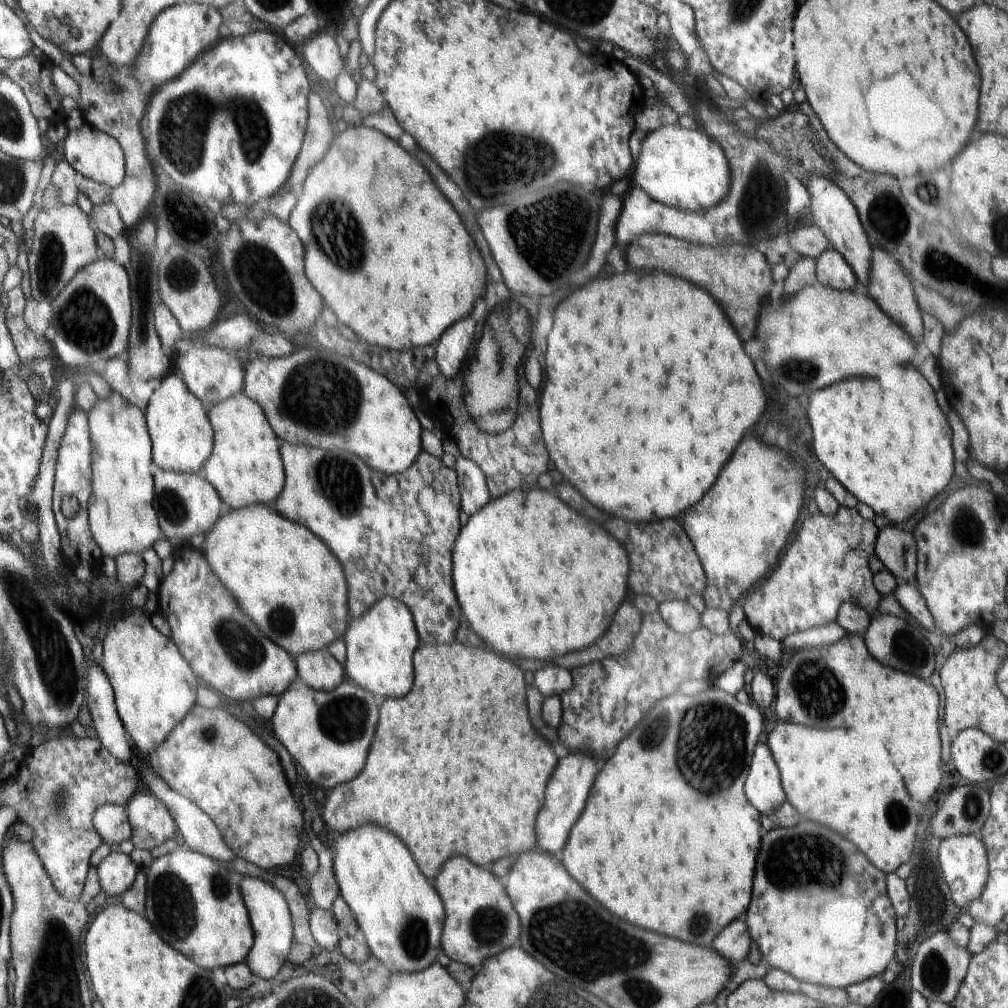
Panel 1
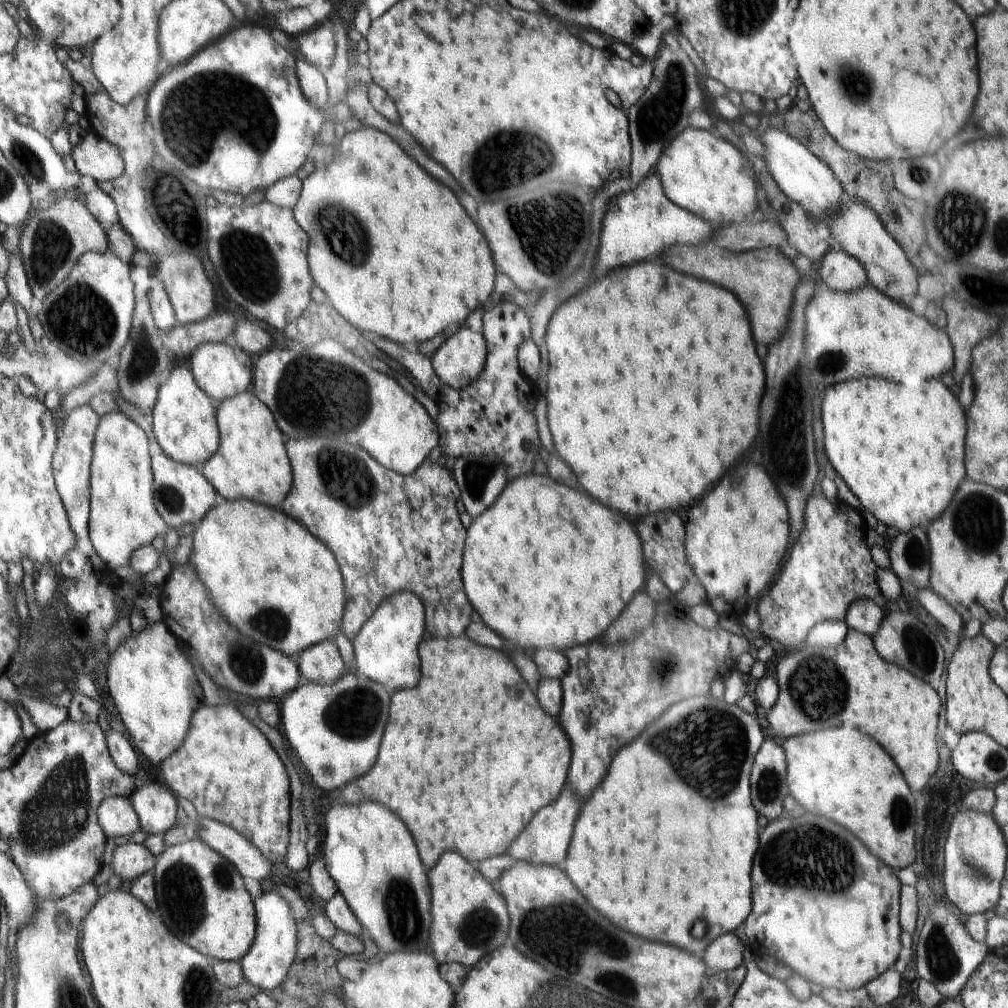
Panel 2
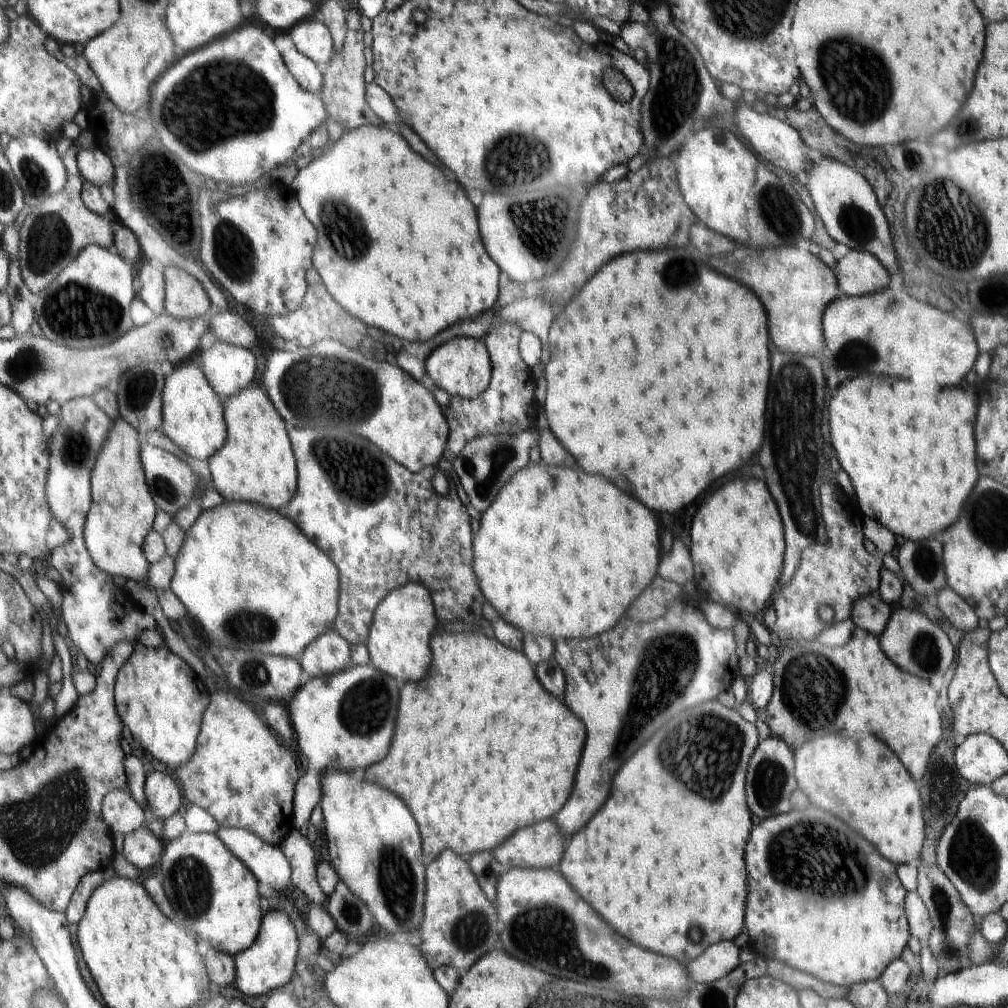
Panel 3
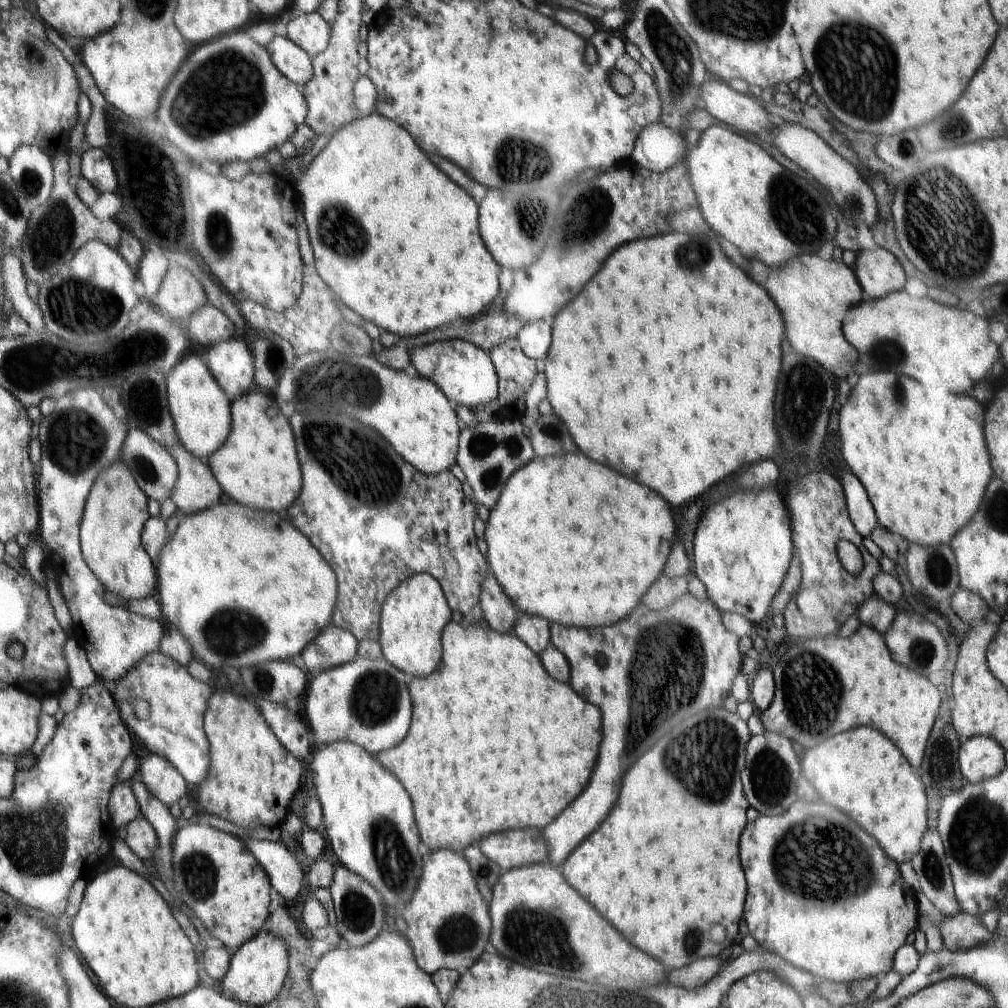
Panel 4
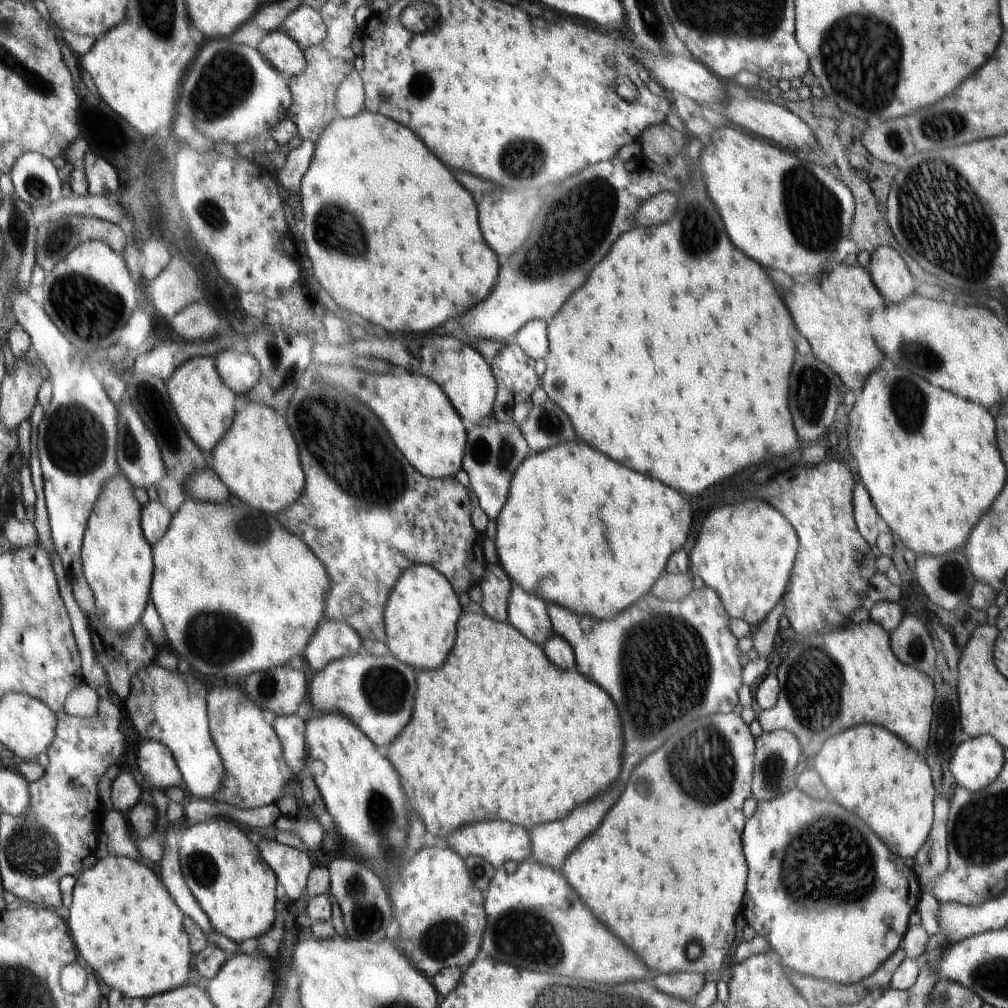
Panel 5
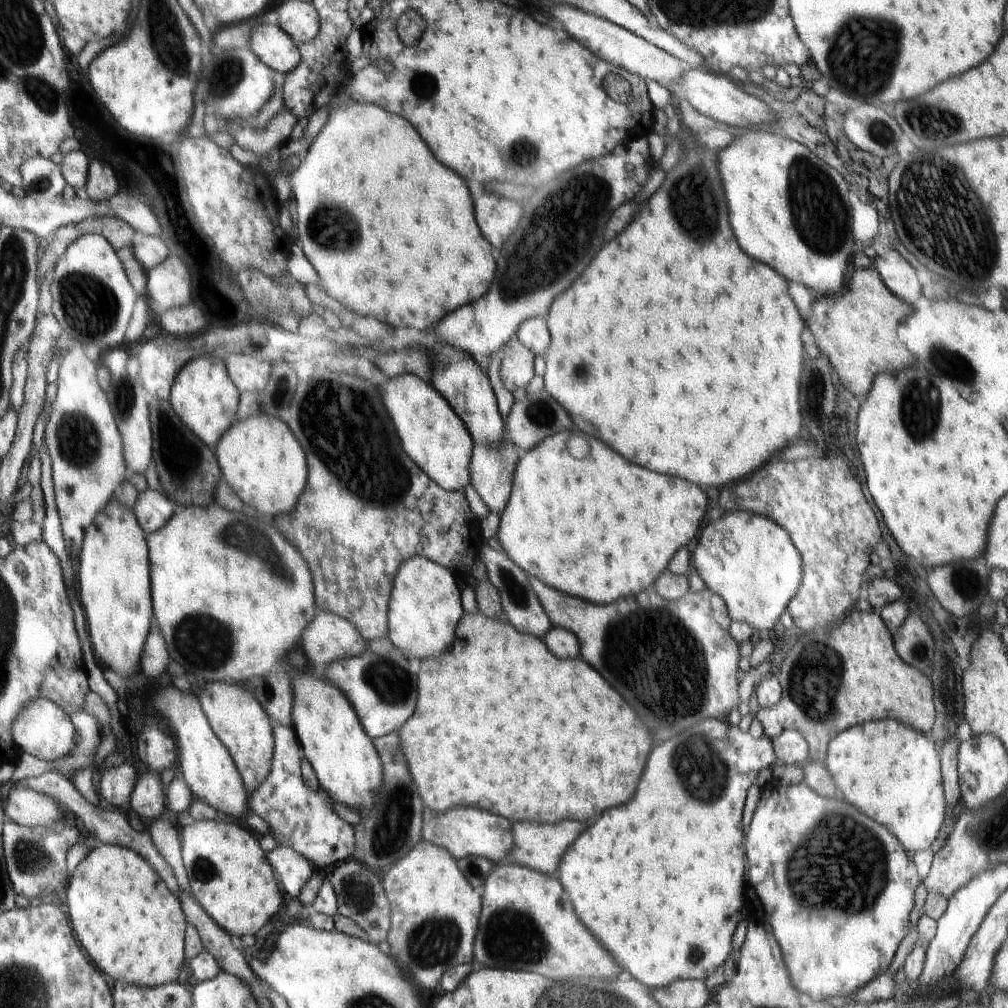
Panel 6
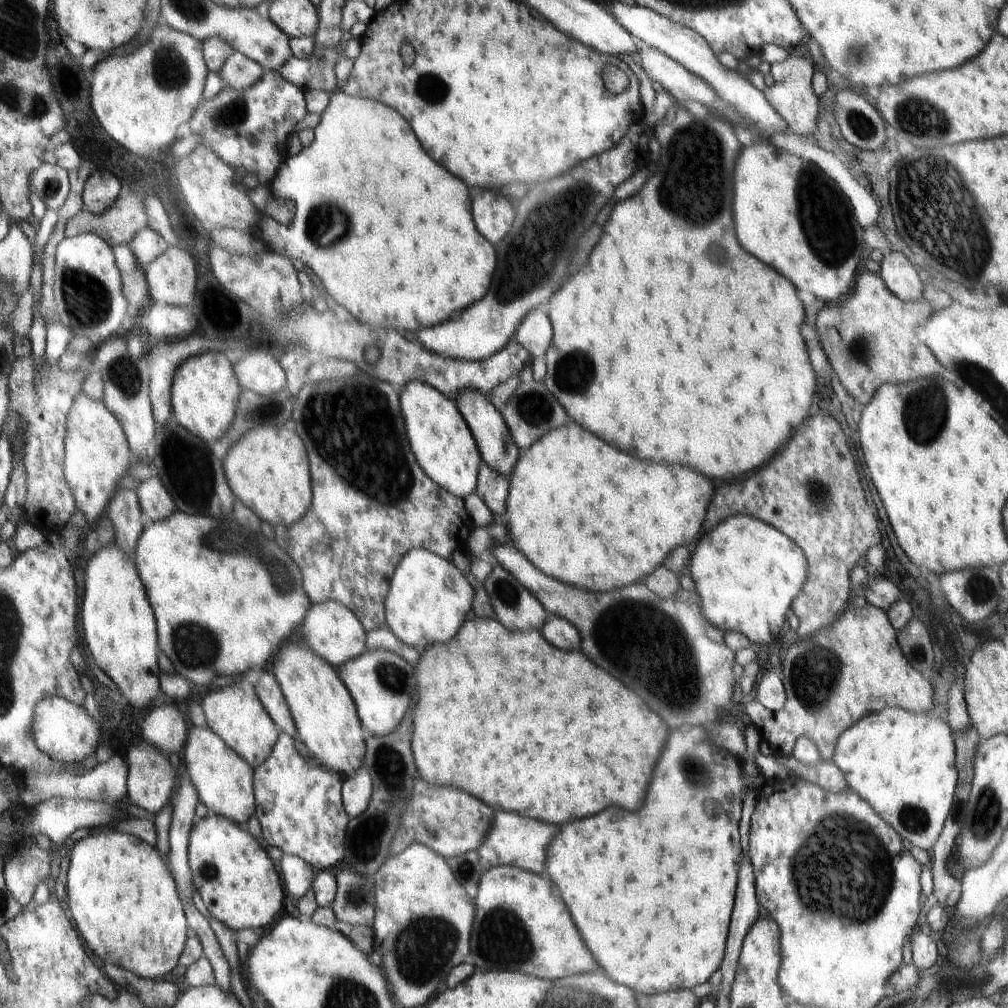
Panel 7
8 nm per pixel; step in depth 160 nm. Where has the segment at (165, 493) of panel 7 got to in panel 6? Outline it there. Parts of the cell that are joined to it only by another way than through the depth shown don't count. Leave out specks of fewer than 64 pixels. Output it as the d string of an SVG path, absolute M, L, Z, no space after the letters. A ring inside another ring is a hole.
M150 488L139 493L132 509L146 534L156 533L162 529L176 512L176 507L166 496Z

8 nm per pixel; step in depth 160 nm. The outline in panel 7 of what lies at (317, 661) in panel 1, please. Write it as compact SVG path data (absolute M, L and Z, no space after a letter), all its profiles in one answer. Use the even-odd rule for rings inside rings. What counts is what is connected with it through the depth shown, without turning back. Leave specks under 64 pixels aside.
M336 601L313 604L305 618L304 636L315 655L332 666L342 666L366 650L366 632L354 611Z

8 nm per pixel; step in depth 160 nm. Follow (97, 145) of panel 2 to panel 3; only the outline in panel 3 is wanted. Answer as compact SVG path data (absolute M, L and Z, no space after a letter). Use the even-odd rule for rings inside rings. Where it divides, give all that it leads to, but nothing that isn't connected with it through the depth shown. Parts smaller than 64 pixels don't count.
M80 149L77 152L77 167L84 181L90 181L100 188L103 184L112 186L115 181L112 161L102 149Z

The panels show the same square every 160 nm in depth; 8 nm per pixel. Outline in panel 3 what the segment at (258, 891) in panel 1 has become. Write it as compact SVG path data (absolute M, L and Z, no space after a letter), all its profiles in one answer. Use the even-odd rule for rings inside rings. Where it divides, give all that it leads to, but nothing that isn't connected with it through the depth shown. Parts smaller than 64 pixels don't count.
M272 910L262 922L262 933L249 949L234 957L234 985L248 996L262 996L274 989L289 989L295 962L300 953L300 941L290 917L283 910Z

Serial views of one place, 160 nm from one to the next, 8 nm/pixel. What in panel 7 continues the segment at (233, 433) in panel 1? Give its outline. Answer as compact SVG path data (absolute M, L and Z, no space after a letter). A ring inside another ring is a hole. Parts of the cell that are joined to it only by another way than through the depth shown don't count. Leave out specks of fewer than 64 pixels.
M273 423L261 424L245 432L245 435L228 449L228 454L223 462L223 469L229 487L235 494L235 498L239 498L244 506L253 510L260 520L266 520L273 527L276 525L287 527L305 516L312 500L312 479L310 470L308 470L309 464L304 444L296 432L292 432L292 429L285 426L276 426Z

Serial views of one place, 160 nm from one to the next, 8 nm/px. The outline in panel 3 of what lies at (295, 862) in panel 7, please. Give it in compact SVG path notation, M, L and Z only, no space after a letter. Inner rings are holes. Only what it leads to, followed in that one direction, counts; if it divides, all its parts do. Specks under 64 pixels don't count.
M220 827L215 834L253 871L258 882L278 892L292 881L292 867L280 846L266 843L257 834L240 827Z

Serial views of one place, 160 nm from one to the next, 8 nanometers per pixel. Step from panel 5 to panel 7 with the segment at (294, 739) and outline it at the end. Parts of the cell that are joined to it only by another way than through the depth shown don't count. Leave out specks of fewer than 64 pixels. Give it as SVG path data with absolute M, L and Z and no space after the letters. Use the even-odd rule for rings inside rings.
M282 731L276 748L264 765L261 765L256 772L256 780L253 781L254 794L256 795L256 818L260 821L263 840L271 847L280 849L283 853L298 855L305 859L310 866L319 872L336 866L344 858L344 836L348 826L348 818L342 806L341 788L343 782L340 776L326 770L318 762L318 768L308 766L312 758L304 758L294 750L294 740L289 734Z

